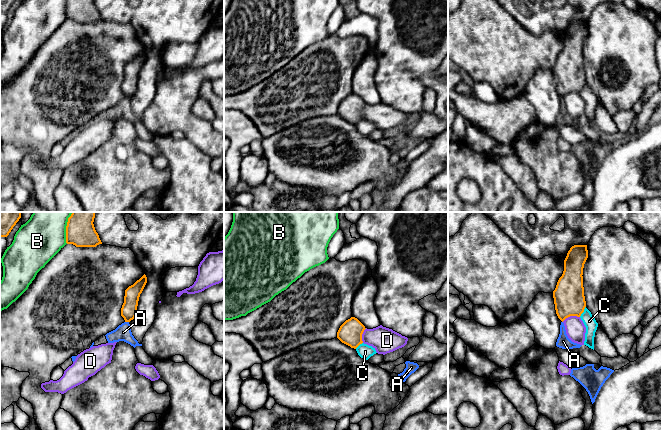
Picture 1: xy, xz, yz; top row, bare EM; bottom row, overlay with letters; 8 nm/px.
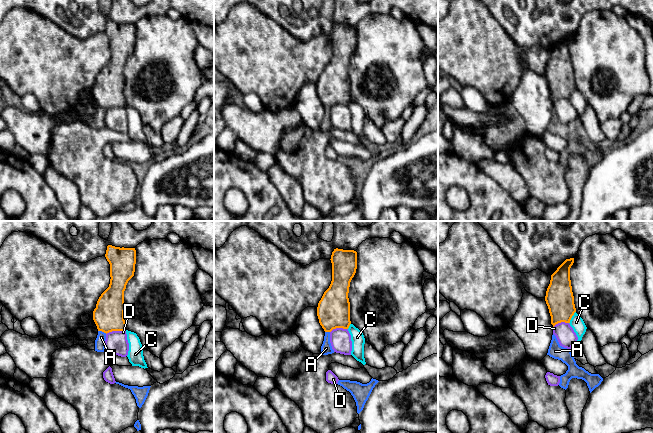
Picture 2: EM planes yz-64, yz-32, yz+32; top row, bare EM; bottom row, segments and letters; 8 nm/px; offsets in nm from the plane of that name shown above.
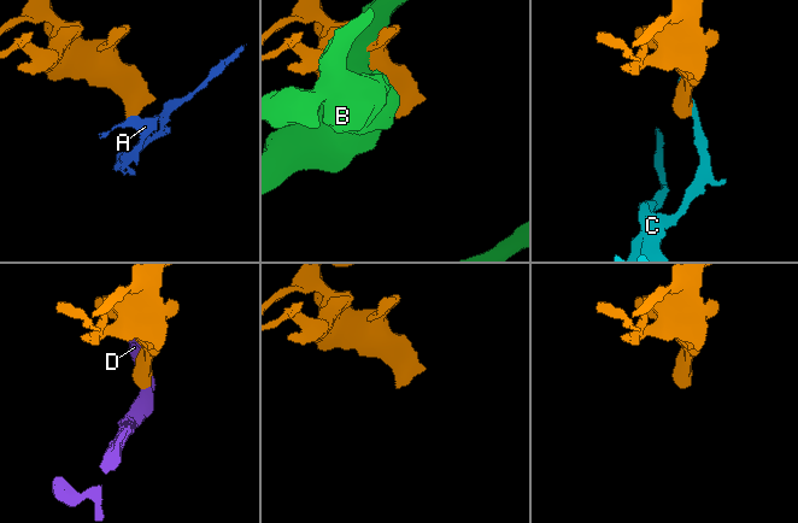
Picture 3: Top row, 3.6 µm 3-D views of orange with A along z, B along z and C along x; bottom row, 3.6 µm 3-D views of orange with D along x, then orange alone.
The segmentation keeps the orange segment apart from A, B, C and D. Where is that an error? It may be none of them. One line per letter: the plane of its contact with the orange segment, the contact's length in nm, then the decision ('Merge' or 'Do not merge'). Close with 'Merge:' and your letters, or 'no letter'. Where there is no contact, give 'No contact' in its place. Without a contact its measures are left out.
A: Touches orange in xy. Shared border 30 nm. Merge
B: Touches orange in xy. Shared border 260 nm. Do not merge
C: Touches orange in yz. Shared border 100 nm. Do not merge
D: Touches orange in yz. Shared border 150 nm. Do not merge
Merge: A

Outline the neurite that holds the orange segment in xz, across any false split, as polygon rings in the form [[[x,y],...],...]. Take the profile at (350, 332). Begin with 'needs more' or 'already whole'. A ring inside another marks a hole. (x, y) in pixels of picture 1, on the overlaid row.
already whole; [[[355,317],[346,320],[337,332],[337,338],[344,344],[356,349],[362,341],[365,326]]]

